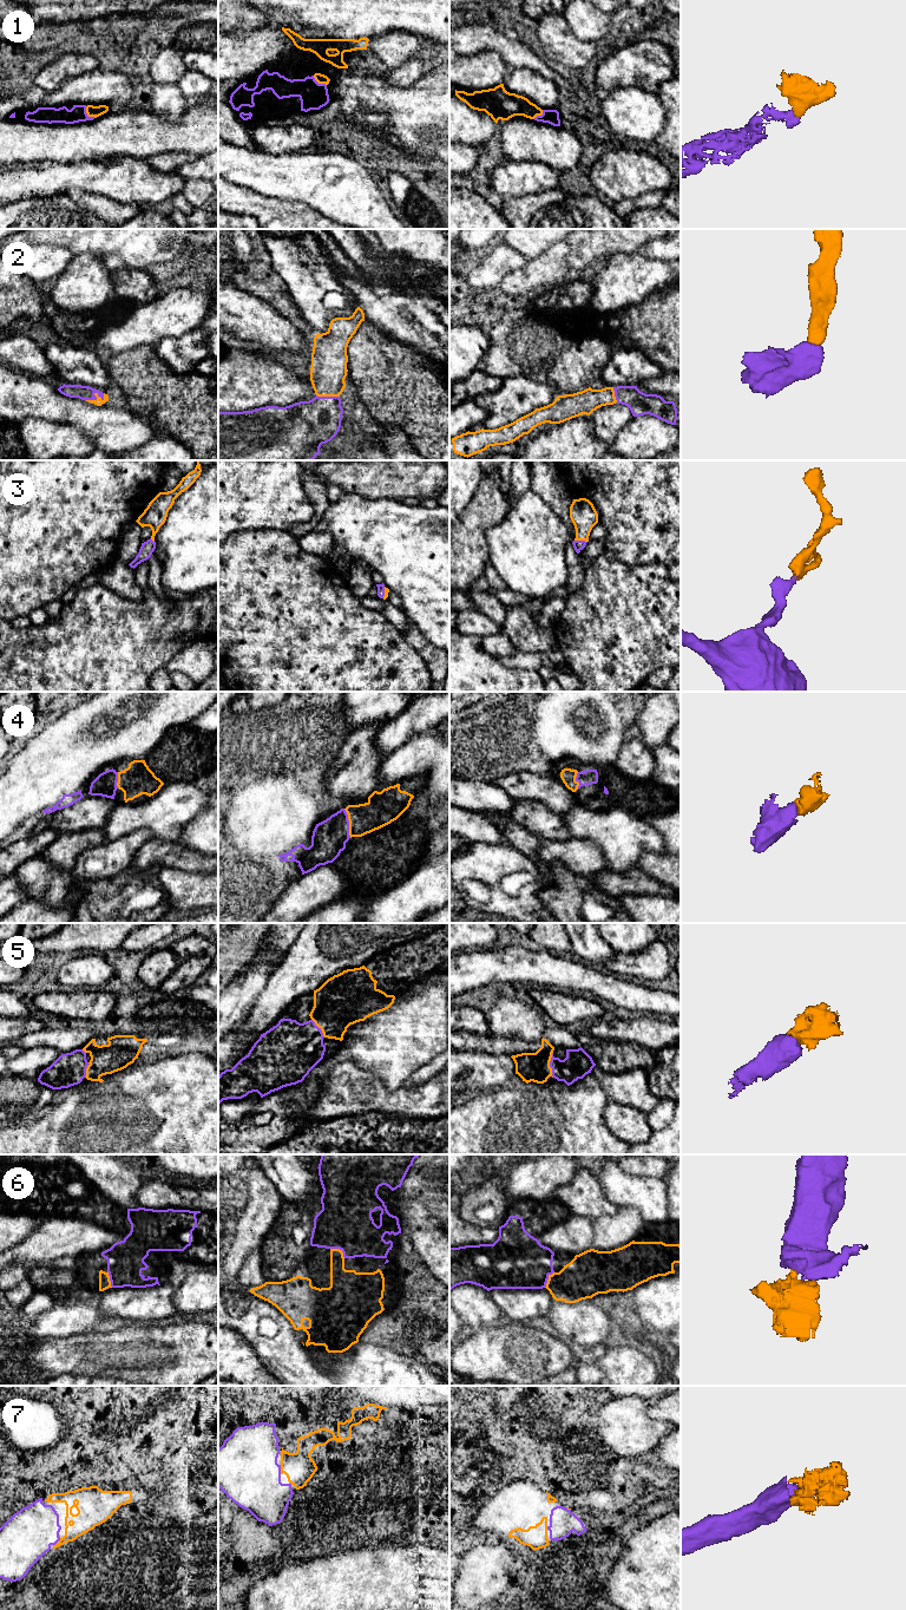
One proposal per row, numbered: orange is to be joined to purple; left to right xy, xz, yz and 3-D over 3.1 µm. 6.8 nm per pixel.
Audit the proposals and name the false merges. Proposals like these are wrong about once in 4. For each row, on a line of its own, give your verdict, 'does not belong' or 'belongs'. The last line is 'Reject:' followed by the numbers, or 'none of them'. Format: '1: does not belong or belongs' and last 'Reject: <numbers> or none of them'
1: belongs
2: belongs
3: belongs
4: belongs
5: belongs
6: belongs
7: belongs
Reject: none of them

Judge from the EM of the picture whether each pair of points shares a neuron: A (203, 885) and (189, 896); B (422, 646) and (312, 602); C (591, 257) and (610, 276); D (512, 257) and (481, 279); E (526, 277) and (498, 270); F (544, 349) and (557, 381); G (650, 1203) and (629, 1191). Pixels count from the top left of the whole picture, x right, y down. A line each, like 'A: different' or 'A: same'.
A: same
B: different
C: different
D: same
E: different
F: different
G: same

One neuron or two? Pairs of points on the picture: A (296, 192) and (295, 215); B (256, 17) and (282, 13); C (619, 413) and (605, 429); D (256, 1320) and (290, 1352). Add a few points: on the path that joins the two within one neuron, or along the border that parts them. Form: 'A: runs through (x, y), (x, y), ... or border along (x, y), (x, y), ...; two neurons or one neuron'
A: border along (269, 196), (300, 201), (321, 214); two neurons
B: border along (263, 12), (270, 21); two neurons
C: runs through (616, 417), (608, 425); one neuron
D: runs through (264, 1328), (282, 1346); one neuron

